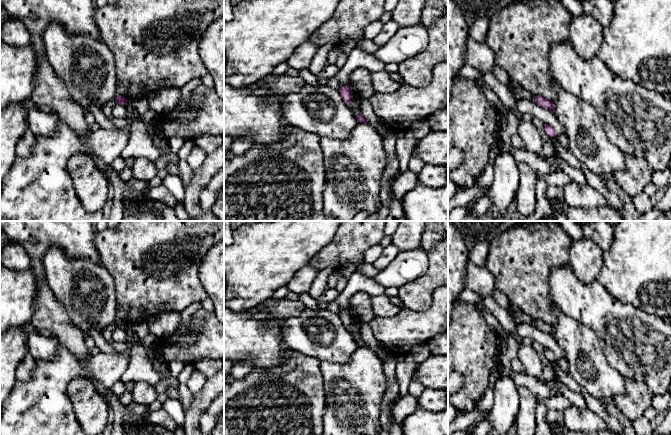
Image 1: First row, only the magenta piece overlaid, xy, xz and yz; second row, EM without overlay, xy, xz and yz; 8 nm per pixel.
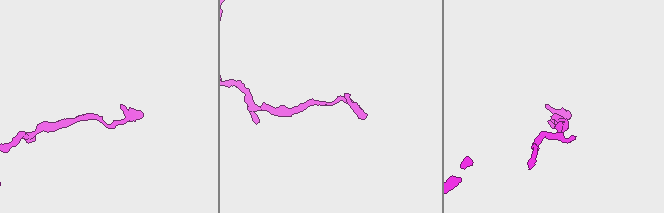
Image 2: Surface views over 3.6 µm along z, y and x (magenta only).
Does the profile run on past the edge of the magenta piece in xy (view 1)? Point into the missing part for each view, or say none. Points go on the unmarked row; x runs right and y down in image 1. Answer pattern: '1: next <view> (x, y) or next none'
1: next none

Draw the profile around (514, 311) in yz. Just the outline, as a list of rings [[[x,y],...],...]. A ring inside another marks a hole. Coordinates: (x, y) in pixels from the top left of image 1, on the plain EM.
[[[514,304],[510,305],[510,308],[507,312],[515,319],[515,321],[522,322],[525,324],[532,324],[534,320],[527,314],[523,313],[517,306]]]

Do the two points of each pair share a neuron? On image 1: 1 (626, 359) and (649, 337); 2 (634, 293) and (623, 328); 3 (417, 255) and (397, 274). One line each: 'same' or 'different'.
1: same
2: different
3: same

